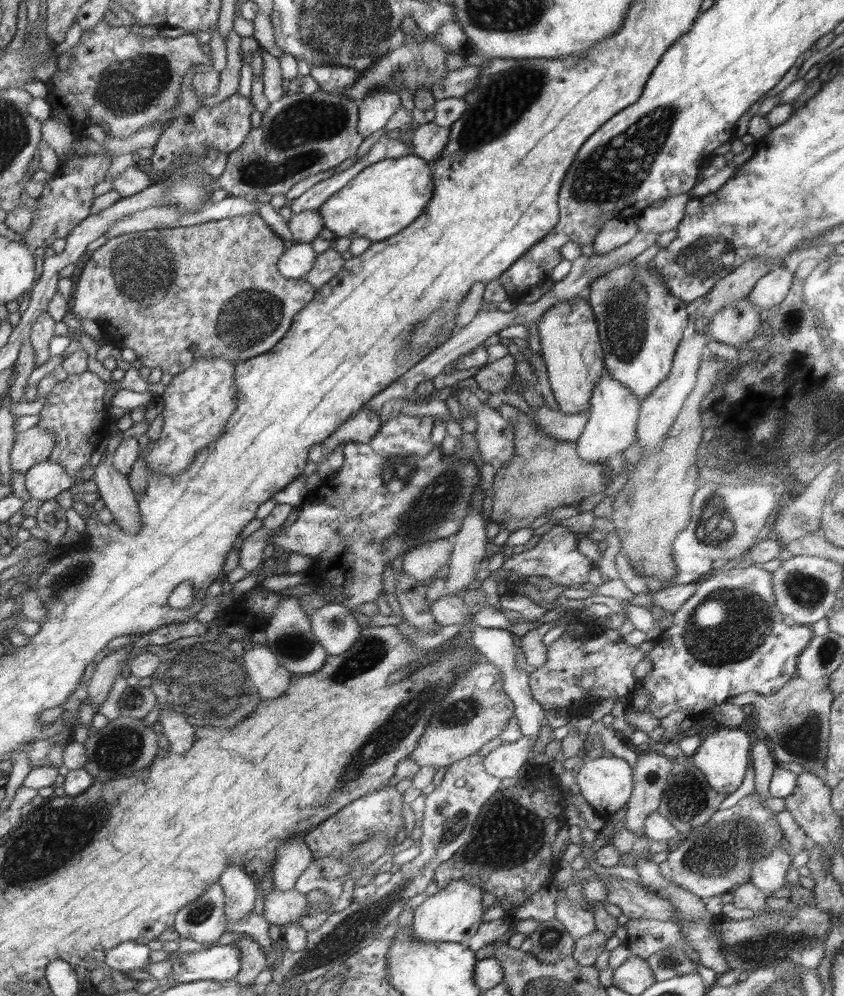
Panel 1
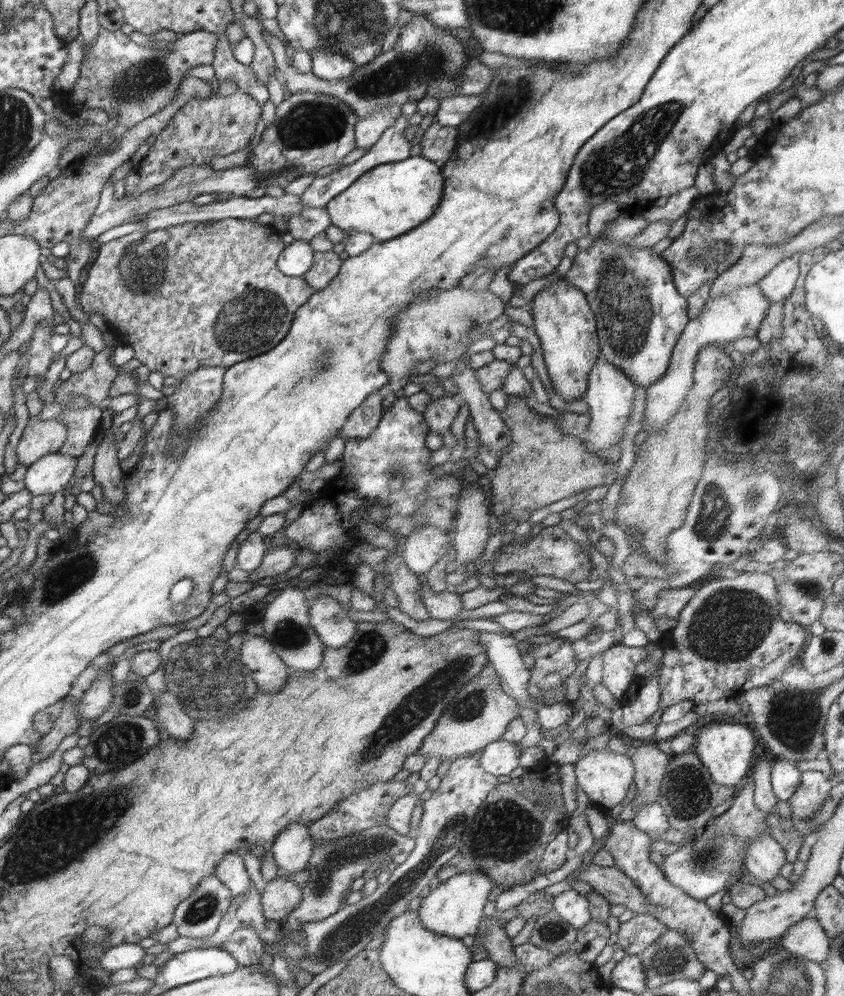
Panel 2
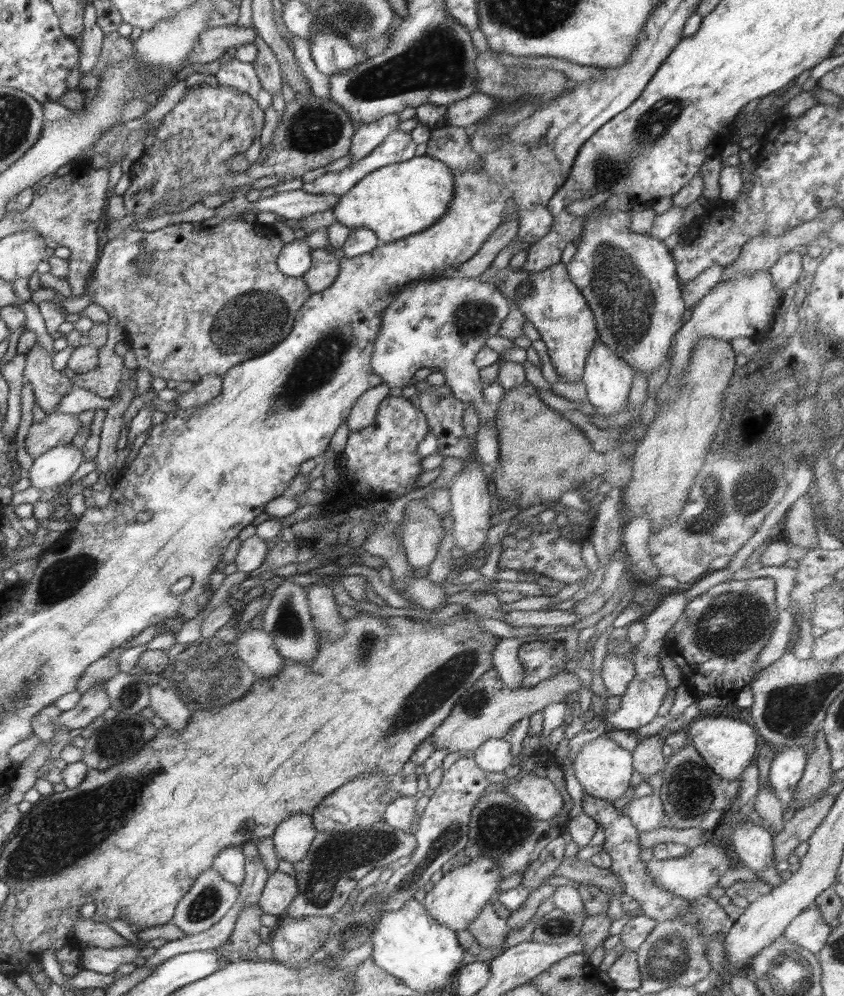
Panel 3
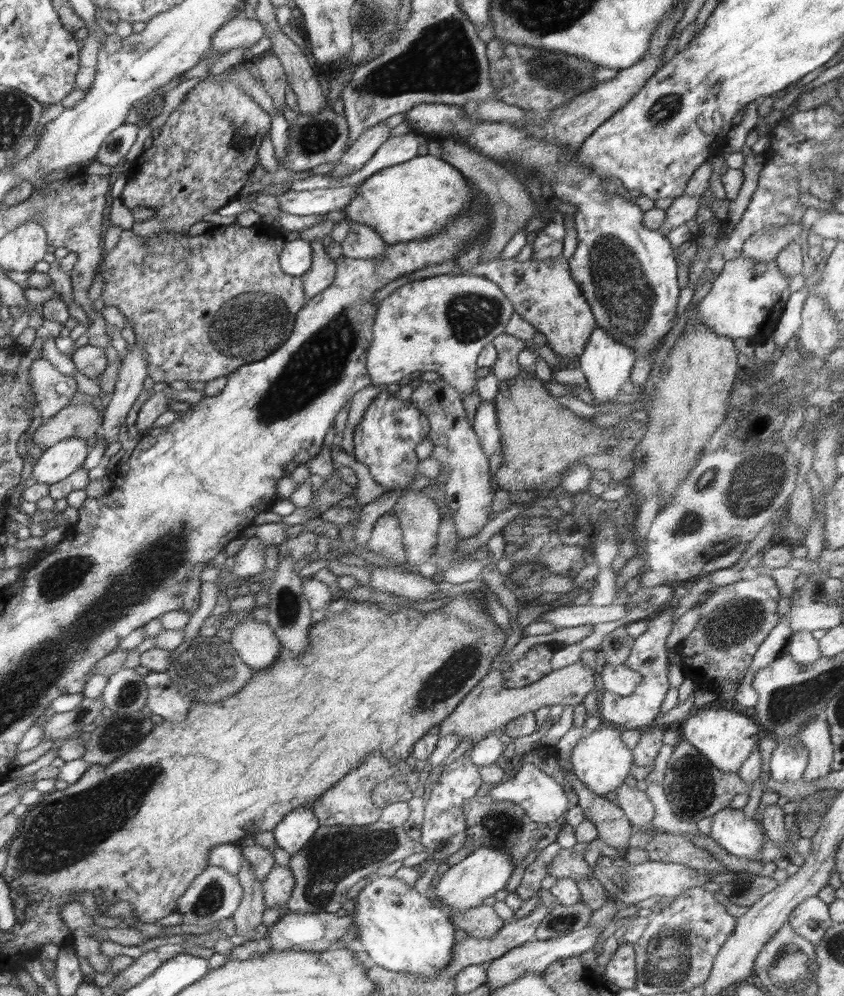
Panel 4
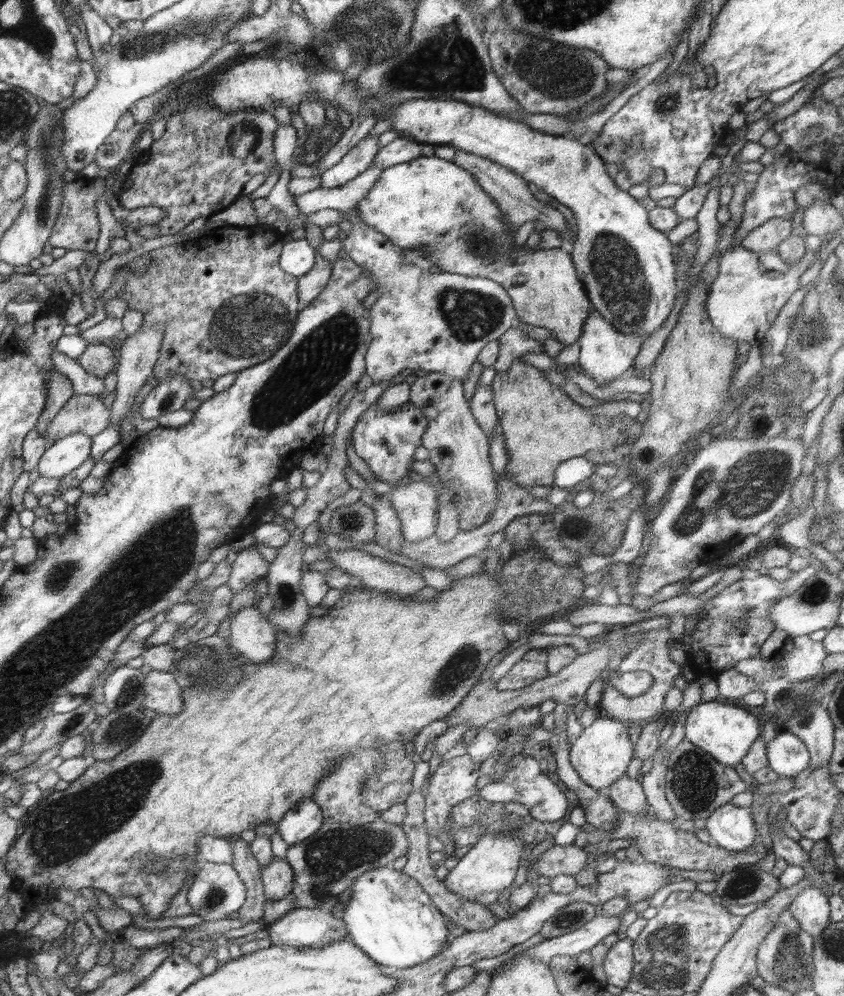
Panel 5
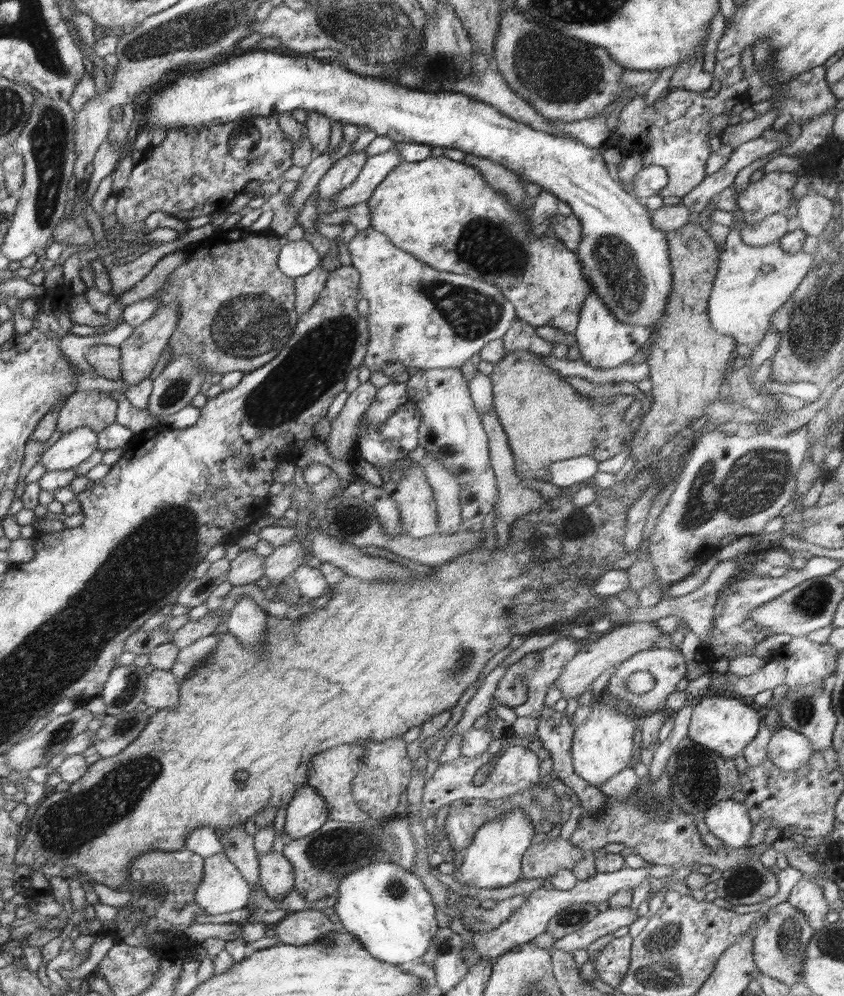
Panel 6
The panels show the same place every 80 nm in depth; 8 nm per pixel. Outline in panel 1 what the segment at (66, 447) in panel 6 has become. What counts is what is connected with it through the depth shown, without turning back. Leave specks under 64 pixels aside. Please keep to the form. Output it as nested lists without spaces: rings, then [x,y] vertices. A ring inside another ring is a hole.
[[[49,459],[35,464],[25,472],[25,486],[32,497],[38,500],[50,500],[64,490],[71,488],[76,482],[64,467]]]

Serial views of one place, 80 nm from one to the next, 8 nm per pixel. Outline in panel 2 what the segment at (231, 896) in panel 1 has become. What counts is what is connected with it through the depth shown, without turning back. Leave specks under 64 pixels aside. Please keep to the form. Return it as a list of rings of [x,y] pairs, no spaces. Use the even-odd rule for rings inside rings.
[[[240,853],[226,854],[226,857],[218,863],[215,875],[224,886],[228,887],[232,893],[232,900],[250,889],[251,880]]]

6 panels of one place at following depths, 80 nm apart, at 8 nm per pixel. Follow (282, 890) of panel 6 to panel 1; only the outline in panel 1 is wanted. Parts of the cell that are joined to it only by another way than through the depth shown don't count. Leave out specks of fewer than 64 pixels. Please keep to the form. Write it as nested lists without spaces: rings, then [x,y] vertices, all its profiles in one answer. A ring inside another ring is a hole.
[[[295,889],[288,891],[272,890],[264,899],[264,919],[270,925],[286,928],[304,917],[308,906],[307,897]]]

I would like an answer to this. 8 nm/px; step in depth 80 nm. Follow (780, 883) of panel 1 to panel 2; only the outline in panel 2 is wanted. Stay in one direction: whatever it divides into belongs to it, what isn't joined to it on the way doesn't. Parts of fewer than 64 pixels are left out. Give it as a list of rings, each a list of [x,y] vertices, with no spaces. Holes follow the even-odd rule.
[[[763,834],[746,847],[745,871],[760,882],[770,883],[787,863],[785,849],[770,834]]]

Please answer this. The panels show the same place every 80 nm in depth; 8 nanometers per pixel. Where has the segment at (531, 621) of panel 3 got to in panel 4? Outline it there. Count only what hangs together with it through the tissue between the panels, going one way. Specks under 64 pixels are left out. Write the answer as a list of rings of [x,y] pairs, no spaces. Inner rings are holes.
[[[584,604],[578,606],[557,607],[542,613],[537,620],[550,622],[556,628],[576,628],[577,626],[594,625],[599,622],[612,622],[625,618],[625,605],[612,604],[608,606],[592,606]]]

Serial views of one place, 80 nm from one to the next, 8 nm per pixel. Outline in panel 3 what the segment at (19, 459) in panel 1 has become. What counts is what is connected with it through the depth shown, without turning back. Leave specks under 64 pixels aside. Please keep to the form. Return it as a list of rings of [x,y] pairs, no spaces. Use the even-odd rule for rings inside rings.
[[[49,414],[29,428],[24,448],[30,457],[38,459],[52,448],[70,444],[82,430],[79,425],[76,414]]]

